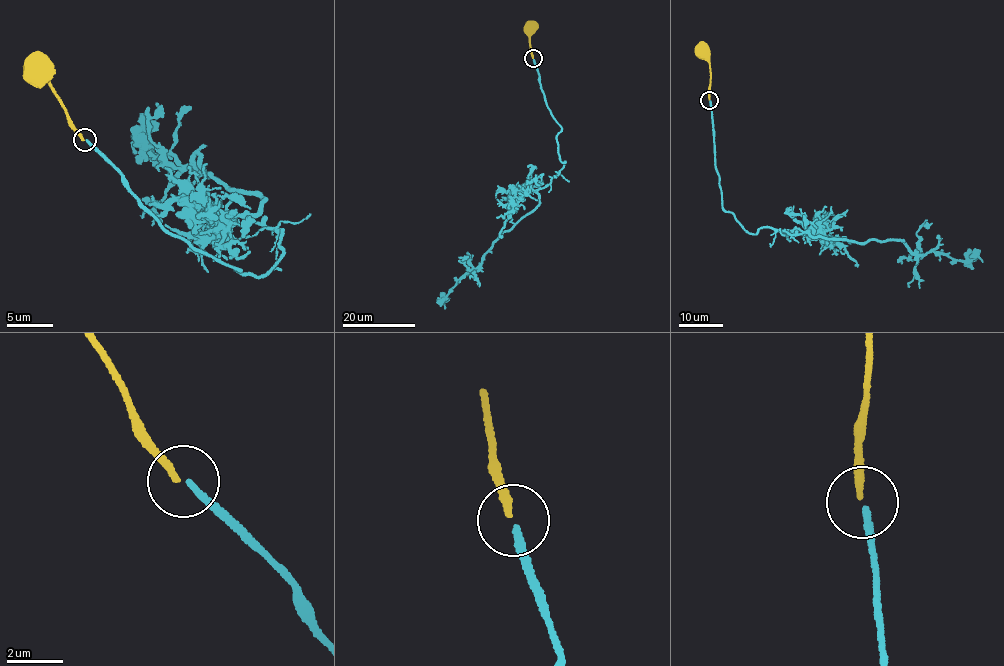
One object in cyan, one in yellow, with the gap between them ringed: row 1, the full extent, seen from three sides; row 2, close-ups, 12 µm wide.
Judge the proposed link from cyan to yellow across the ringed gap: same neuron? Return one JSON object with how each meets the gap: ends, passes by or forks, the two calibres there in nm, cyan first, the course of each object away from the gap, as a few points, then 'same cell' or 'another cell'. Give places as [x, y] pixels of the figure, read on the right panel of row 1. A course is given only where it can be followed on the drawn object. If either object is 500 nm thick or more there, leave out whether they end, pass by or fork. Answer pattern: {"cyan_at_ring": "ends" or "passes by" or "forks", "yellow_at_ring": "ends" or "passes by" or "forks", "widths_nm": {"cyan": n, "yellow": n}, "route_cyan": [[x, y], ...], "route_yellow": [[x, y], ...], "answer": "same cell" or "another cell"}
{"cyan_at_ring": "ends", "yellow_at_ring": "ends", "widths_nm": {"cyan": 200, "yellow": 240}, "route_cyan": [[709, 101], [722, 204], [745, 231], [898, 240], [920, 254], [982, 262]], "route_yellow": [[709, 99], [710, 67], [699, 51]], "answer": "another cell"}

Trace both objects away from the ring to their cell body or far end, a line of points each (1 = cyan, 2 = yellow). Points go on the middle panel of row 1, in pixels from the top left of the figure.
1: (533, 59), (560, 125), (564, 167), (537, 191), (537, 205), (449, 291), (445, 308)
2: (533, 57), (531, 26)

